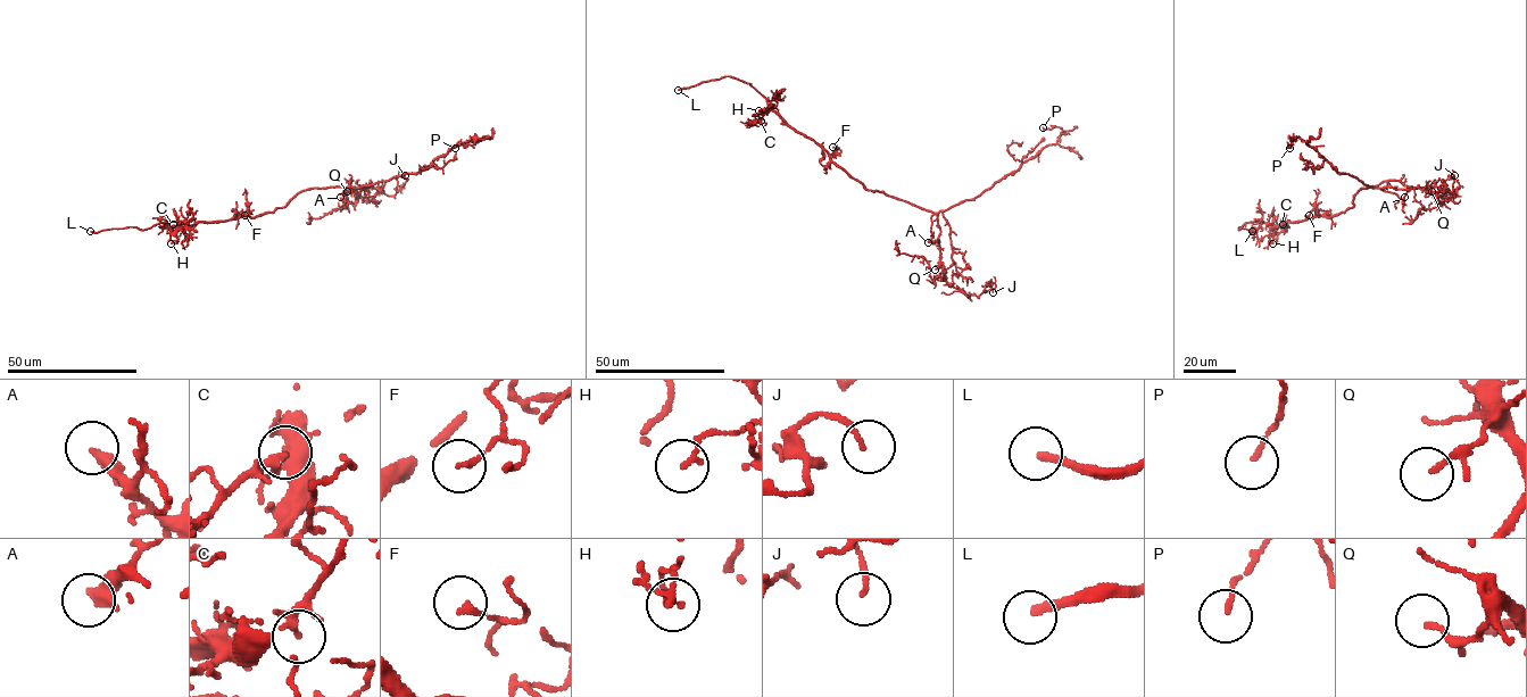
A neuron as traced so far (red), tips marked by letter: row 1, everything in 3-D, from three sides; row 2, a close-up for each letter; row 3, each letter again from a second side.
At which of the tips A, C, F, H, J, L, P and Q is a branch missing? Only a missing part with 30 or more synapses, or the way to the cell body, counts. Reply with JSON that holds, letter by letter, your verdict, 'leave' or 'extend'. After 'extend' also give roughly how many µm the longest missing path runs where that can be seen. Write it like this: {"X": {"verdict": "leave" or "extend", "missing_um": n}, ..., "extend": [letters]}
{"A": {"verdict": "extend", "missing_um": 15}, "C": {"verdict": "leave"}, "F": {"verdict": "leave"}, "H": {"verdict": "leave"}, "J": {"verdict": "leave"}, "L": {"verdict": "extend", "missing_um": 25}, "P": {"verdict": "leave"}, "Q": {"verdict": "leave"}, "extend": ["A", "L"]}

